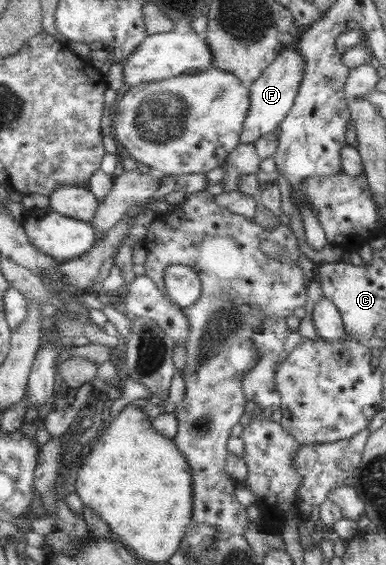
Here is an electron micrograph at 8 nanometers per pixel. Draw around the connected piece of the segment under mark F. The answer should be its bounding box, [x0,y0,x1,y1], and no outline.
[239,48,305,144]

